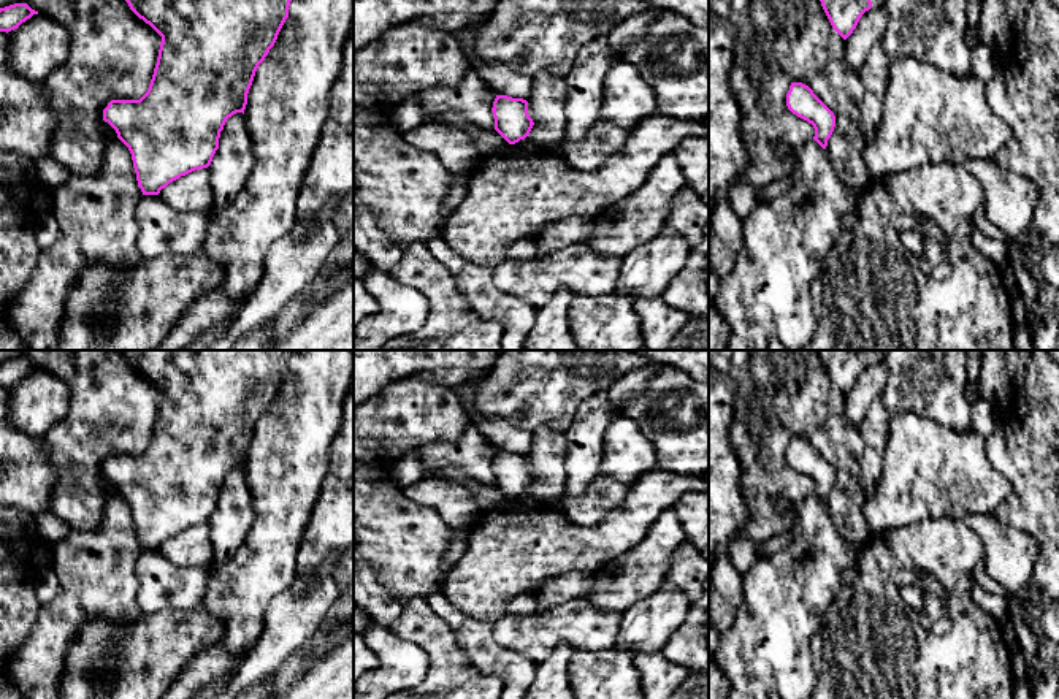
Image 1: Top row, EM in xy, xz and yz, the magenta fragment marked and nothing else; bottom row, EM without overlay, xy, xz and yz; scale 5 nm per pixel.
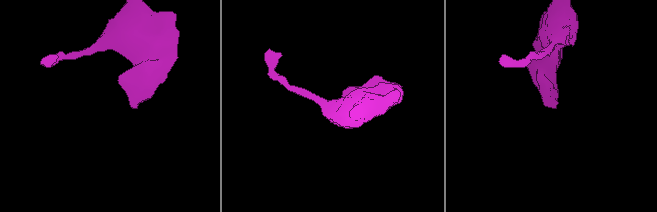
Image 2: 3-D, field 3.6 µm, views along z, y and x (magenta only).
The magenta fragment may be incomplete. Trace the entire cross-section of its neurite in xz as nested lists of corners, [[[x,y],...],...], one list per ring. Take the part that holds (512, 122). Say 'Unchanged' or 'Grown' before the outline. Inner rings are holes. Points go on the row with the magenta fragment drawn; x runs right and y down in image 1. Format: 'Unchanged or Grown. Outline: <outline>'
Unchanged. Outline: [[[496,95],[493,101],[495,130],[509,143],[525,139],[534,122],[528,114],[528,101],[507,95]]]

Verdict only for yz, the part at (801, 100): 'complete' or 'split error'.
complete

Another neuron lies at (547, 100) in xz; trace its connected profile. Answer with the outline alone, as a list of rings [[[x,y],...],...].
[[[542,70],[533,76],[533,90],[528,101],[528,114],[534,125],[526,136],[539,147],[563,144],[566,139],[566,74]]]

